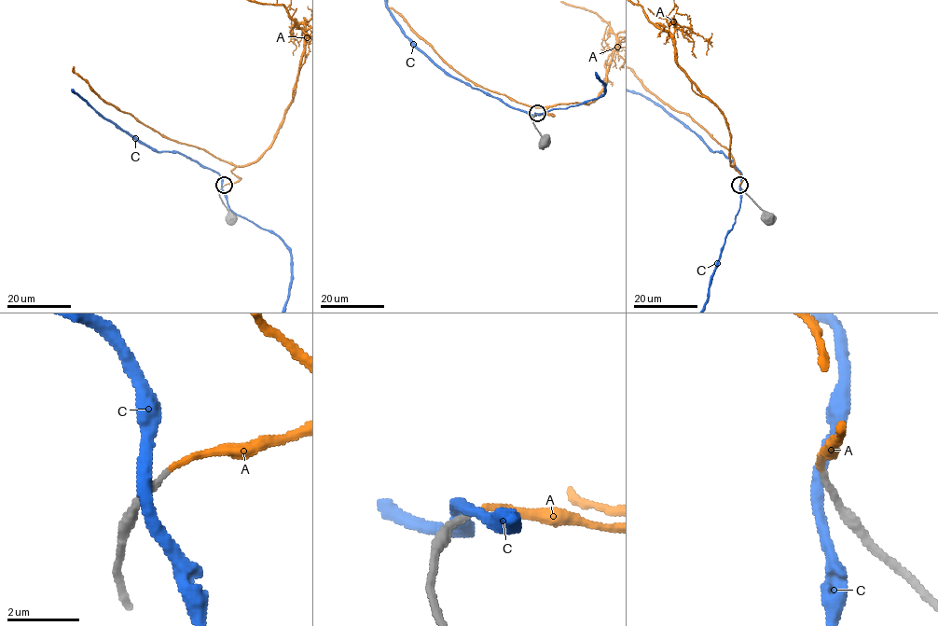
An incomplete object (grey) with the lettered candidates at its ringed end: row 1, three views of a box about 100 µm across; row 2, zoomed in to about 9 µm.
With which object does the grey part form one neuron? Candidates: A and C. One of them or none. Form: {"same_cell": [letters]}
{"same_cell": ["A"]}

